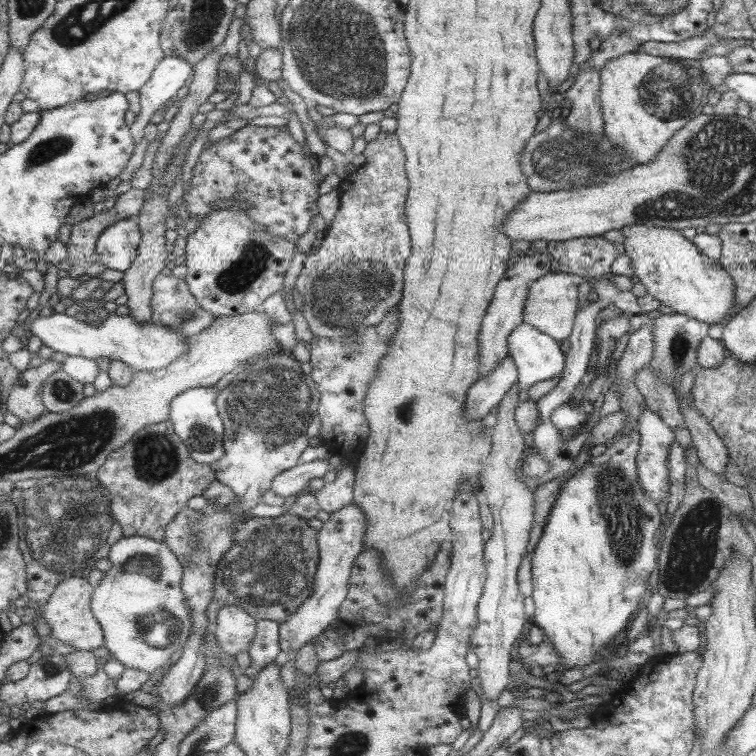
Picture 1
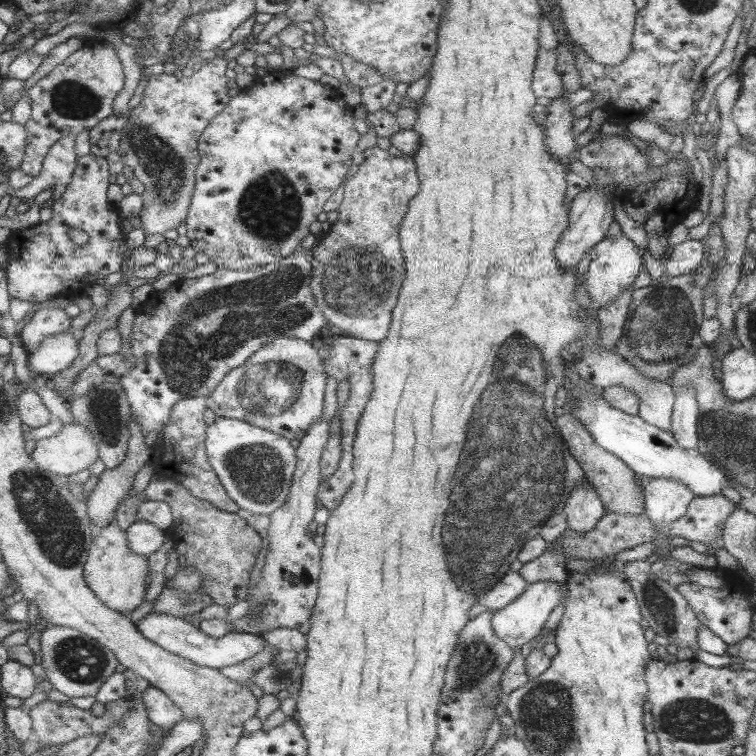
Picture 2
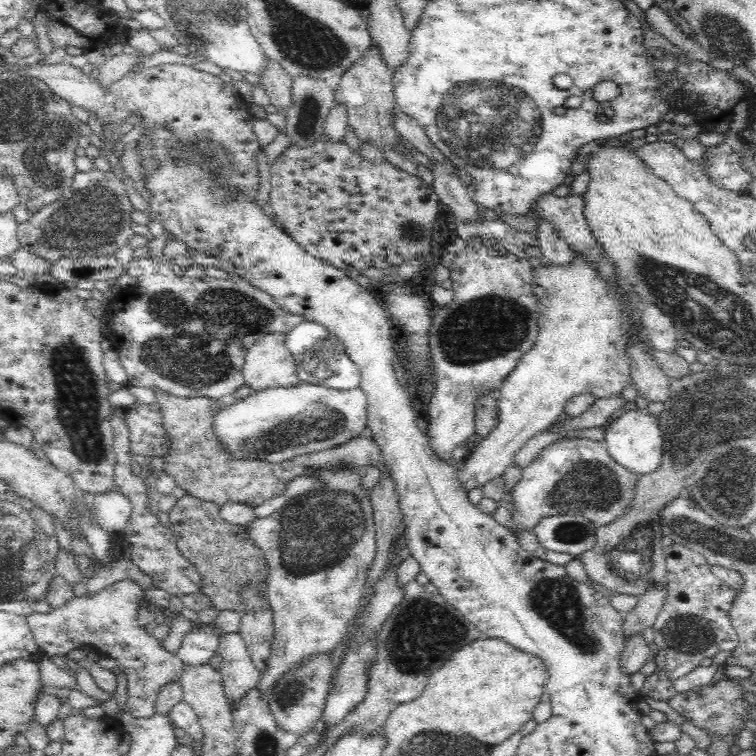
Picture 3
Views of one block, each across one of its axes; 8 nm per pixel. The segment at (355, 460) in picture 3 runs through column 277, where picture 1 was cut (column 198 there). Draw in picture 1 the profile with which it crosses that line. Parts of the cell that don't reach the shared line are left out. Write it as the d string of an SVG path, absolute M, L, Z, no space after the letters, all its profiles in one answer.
M167 420L144 426L119 449L113 449L105 464L94 474L113 494L113 519L121 525L123 537L145 537L164 542L164 530L176 517L185 502L193 496L201 496L209 482L216 480L216 473L210 465L198 463L191 457L188 447L176 435L172 422Z

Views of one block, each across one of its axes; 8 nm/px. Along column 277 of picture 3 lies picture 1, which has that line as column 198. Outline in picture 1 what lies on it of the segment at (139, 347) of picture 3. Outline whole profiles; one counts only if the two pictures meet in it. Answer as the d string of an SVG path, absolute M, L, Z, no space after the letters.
M163 268L153 279L151 292L151 322L181 330L186 338L200 333L216 318L197 305L184 279L175 278L169 269Z

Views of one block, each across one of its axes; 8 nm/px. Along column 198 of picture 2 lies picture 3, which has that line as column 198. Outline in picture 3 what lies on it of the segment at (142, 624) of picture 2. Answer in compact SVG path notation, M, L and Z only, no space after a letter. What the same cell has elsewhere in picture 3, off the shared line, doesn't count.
M194 628L184 636L177 657L184 665L200 666L218 653L219 634Z

